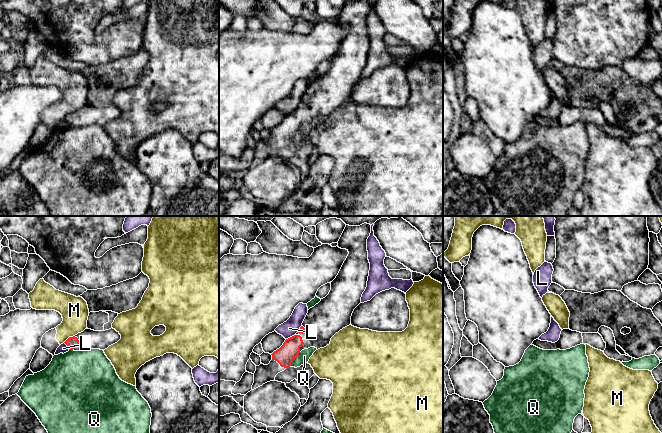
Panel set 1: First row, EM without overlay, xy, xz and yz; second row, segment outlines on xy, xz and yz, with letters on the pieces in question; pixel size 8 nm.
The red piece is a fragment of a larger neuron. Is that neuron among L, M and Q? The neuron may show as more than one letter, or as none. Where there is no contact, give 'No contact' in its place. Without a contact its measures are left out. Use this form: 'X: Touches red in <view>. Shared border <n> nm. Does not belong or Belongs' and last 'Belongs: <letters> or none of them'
L: Touches red in xz. Shared border 80 nm. Does not belong
M: Touches red in xy. Shared border 110 nm. Does not belong
Q: Touches red in xz. Shared border 150 nm. Does not belong
Belongs: none of them

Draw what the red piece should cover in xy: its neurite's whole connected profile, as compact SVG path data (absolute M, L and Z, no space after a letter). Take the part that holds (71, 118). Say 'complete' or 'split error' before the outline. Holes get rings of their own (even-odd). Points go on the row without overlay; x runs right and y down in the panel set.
split error; M87 104L73 113L69 113L64 119L69 123L69 126L74 127L105 126L120 115L121 111L113 104L105 107L94 107Z

